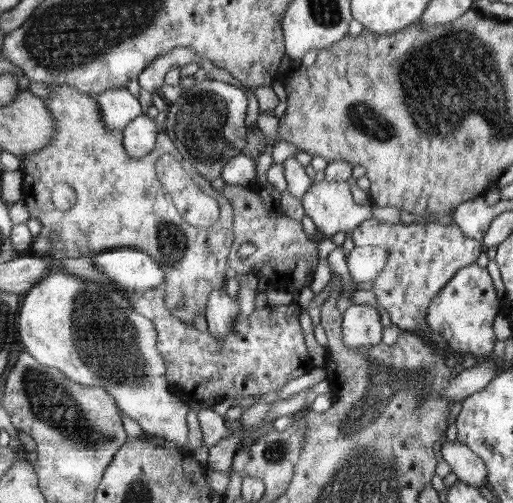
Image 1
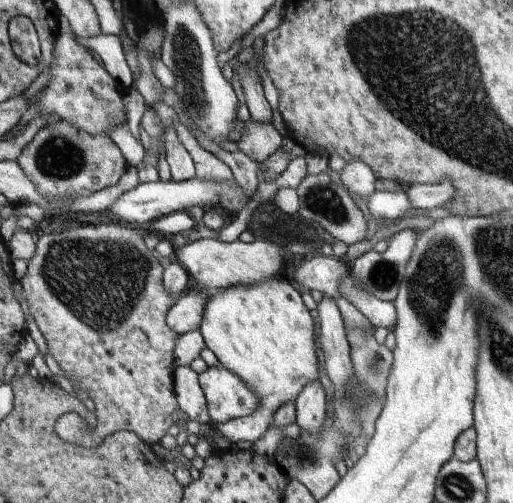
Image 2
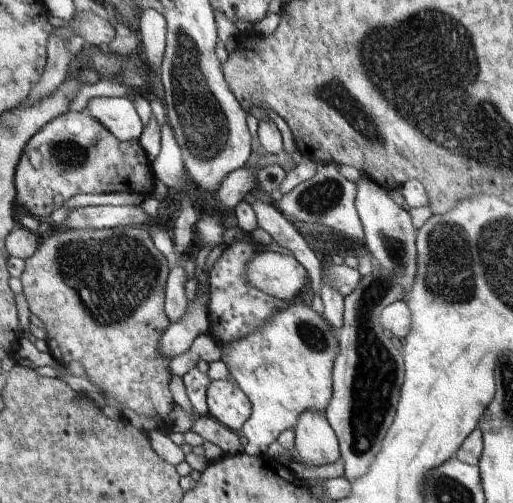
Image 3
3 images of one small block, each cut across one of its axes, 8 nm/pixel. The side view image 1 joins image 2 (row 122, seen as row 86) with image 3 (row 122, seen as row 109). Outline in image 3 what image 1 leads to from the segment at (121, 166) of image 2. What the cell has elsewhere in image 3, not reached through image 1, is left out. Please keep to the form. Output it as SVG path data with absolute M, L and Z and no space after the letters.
M65 112L47 122L25 146L19 168L15 170L15 190L17 202L25 206L33 218L47 220L47 216L63 206L75 194L103 194L103 192L137 192L143 198L151 196L153 186L151 164L139 146L139 142L119 142L99 120L91 118L87 112Z

